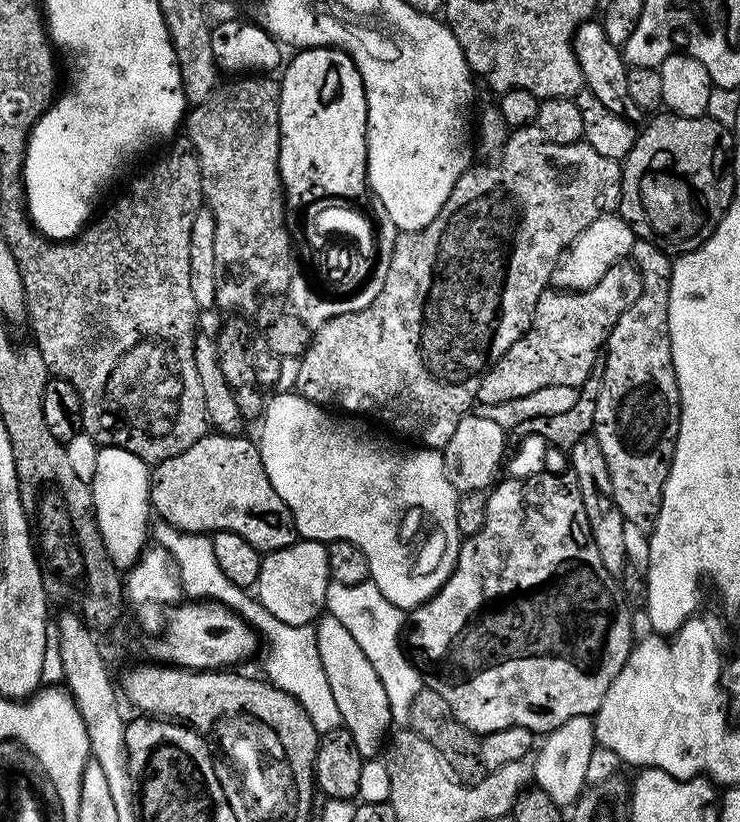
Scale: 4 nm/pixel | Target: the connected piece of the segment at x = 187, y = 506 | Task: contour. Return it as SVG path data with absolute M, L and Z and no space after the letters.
M209 434L182 454L155 465L150 472L155 515L178 531L237 532L257 550L290 546L298 536L292 512L270 486L259 447L246 437Z

